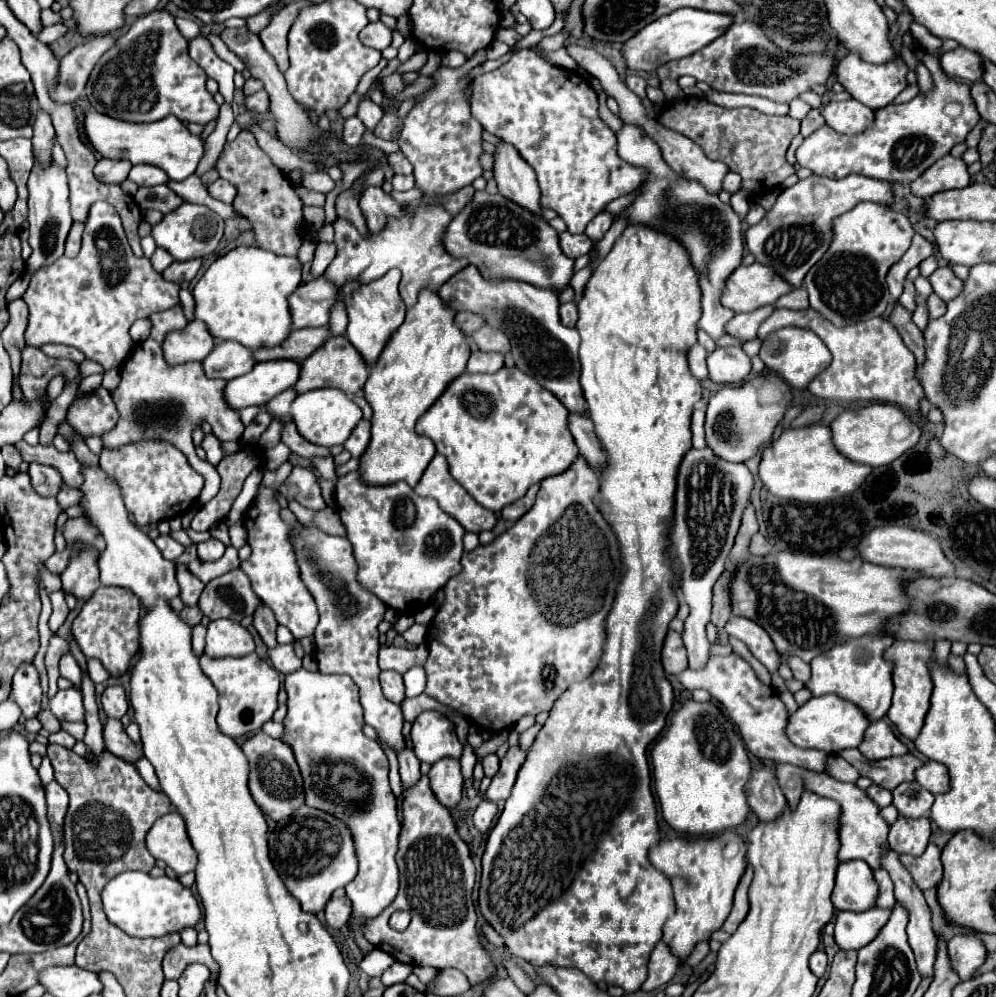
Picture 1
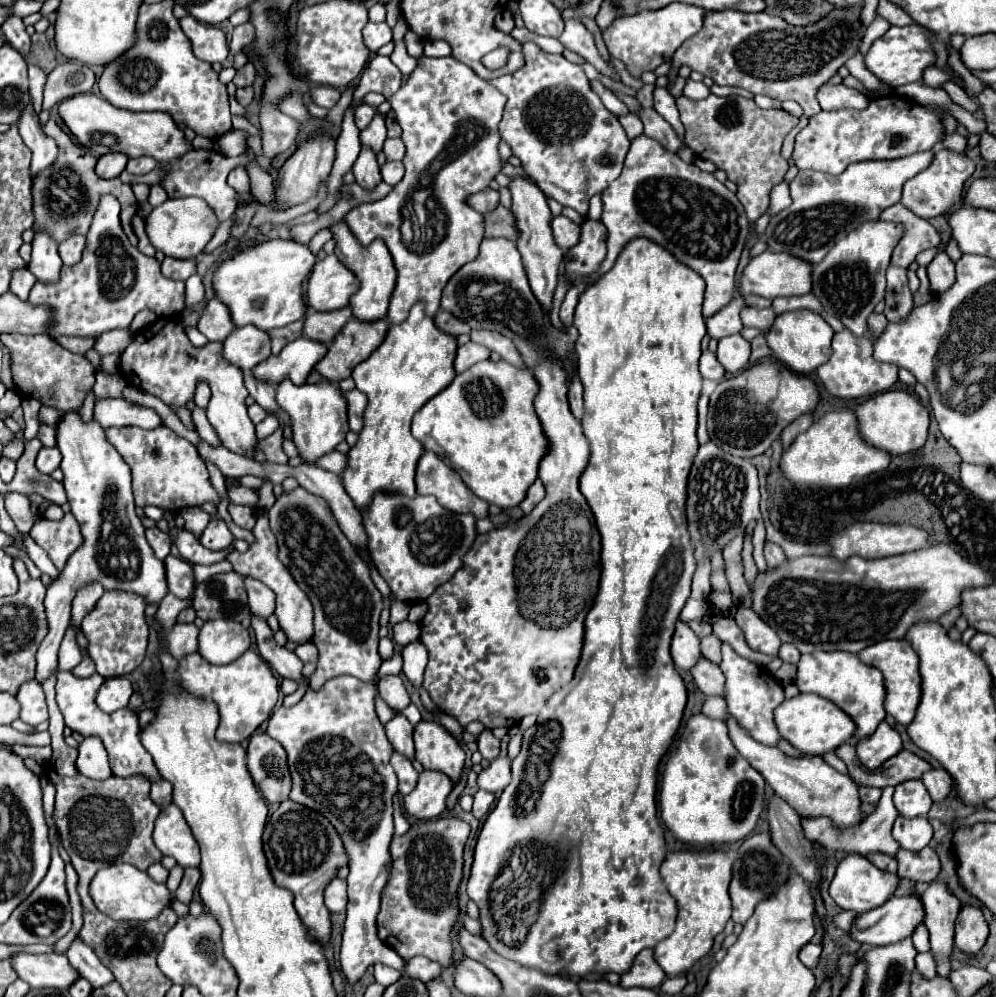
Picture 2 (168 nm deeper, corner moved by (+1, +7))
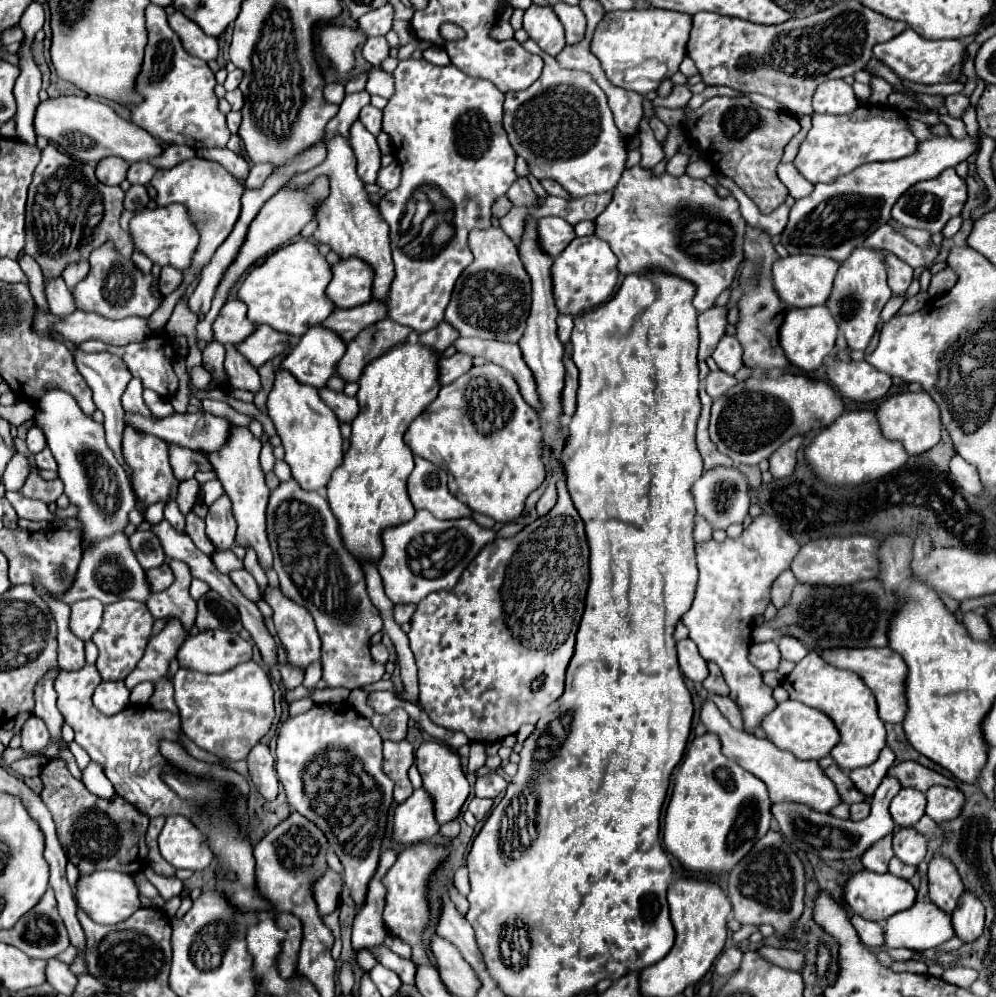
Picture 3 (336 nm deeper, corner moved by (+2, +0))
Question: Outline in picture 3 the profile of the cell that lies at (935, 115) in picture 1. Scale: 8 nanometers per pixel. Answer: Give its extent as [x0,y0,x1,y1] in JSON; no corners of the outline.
[795,105,917,183]

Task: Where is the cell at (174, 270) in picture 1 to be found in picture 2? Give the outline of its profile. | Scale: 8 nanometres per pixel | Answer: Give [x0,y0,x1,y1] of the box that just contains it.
[162,258,196,280]

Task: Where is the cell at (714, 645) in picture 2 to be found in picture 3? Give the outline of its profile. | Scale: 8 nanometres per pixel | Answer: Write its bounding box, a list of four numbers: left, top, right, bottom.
[703,663,729,695]

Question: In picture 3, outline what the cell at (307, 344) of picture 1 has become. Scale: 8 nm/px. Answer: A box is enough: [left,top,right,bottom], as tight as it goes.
[323,301,387,341]

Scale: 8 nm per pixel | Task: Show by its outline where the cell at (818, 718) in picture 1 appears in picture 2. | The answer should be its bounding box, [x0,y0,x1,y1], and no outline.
[774,694,856,756]

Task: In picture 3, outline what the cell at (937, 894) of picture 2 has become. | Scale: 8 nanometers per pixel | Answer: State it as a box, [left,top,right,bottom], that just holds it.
[929,855,965,913]

